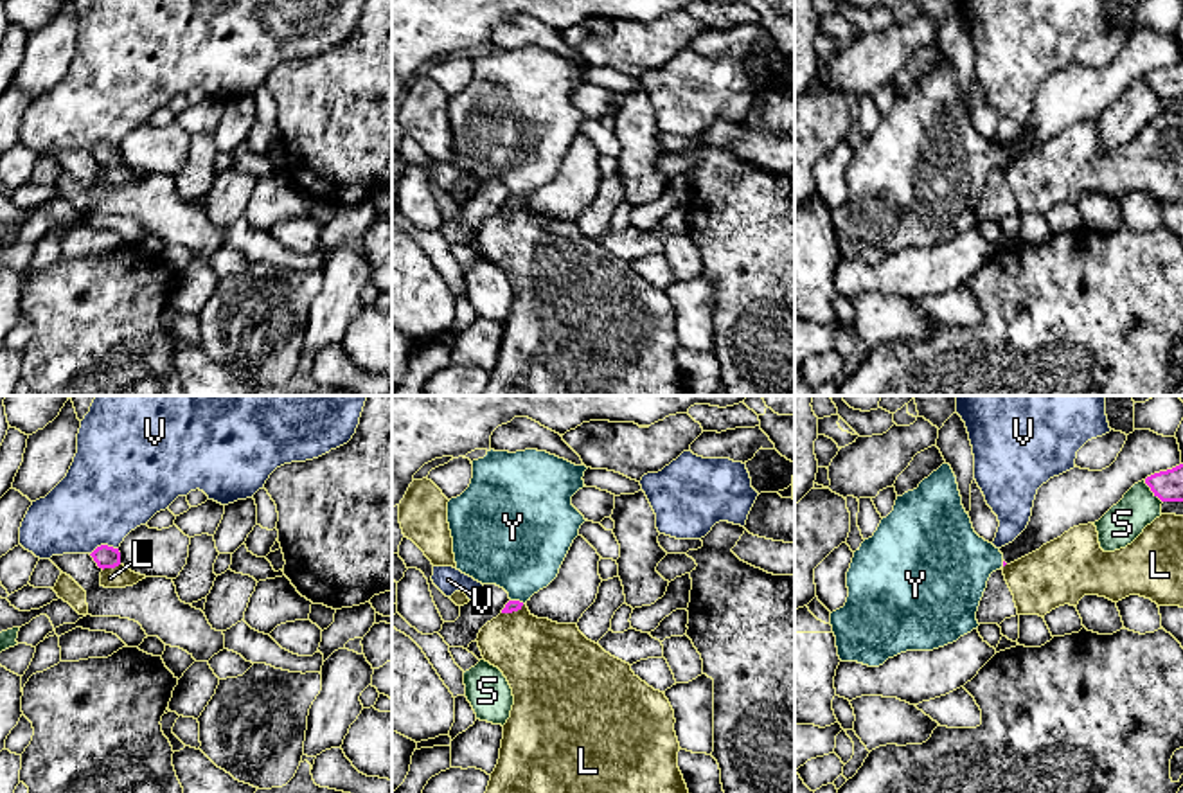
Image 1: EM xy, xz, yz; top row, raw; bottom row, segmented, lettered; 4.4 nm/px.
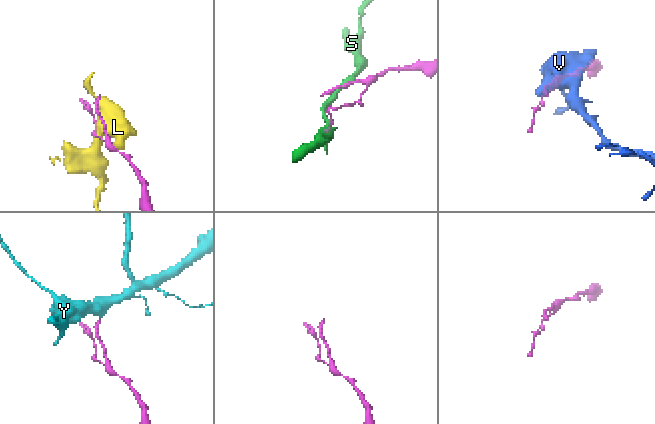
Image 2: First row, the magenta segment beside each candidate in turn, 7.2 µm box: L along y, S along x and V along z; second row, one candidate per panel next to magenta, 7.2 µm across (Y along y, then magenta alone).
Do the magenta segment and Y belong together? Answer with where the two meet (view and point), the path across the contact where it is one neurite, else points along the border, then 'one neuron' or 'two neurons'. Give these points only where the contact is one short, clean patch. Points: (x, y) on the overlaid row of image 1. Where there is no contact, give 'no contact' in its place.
xz (518, 601) | across xz (511, 606), (518, 601), (518, 545) | one neuron

